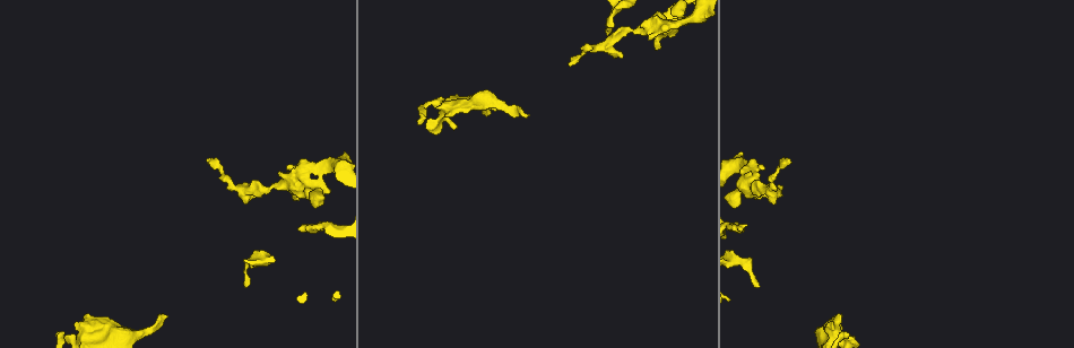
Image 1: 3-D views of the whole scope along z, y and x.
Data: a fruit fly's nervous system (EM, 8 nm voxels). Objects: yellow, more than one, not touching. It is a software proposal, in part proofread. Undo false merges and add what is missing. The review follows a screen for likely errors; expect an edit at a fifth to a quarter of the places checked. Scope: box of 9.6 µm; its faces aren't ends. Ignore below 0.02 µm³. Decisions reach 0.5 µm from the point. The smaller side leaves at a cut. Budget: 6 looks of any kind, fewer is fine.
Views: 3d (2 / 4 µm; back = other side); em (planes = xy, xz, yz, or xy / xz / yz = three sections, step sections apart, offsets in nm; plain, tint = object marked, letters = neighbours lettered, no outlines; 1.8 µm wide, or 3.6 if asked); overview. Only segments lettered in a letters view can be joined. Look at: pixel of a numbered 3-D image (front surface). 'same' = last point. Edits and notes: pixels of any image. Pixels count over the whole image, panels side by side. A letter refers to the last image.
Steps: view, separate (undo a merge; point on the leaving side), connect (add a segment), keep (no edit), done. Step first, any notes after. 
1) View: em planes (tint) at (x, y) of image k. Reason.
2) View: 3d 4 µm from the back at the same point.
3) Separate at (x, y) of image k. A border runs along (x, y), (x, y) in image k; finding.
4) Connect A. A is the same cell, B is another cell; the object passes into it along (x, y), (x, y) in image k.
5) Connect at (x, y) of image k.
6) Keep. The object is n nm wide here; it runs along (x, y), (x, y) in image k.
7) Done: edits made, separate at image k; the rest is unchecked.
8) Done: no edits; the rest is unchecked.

View: em planes (tint) at (788, 158) of image 1. An open end.

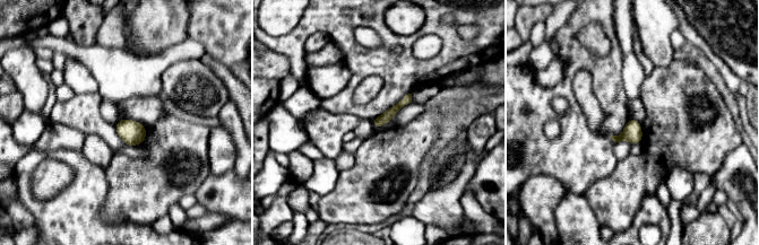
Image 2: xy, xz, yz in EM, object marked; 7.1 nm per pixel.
View: em planes (letters) at the same point.

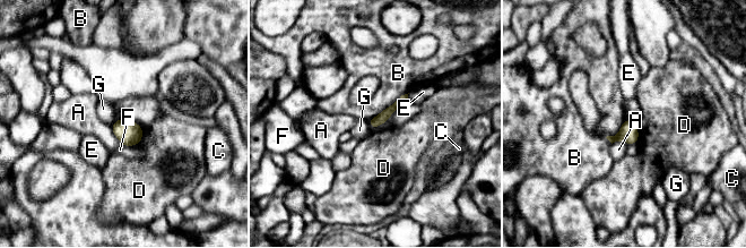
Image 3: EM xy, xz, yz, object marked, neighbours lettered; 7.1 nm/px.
Keep. A, B, C, D, E, F and G are other cells; it runs along (405, 97), (372, 125) in image 3; none of them fits.

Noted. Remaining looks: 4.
View: em 3.6 µm planes (letters) at (745, 226) of image 1. Free end.

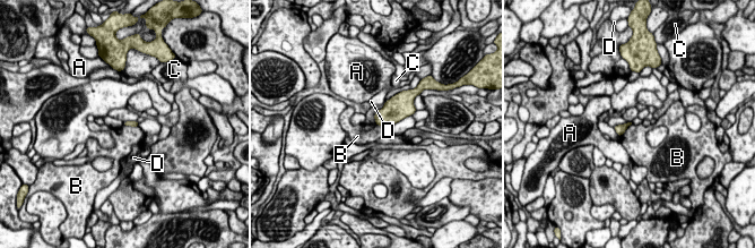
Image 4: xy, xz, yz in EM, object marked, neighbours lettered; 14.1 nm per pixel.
Keep. A, B, C and D are other cells; a border runs along (123, 125), (138, 127) in image 4; no lettered segment goes on from it.

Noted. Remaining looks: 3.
View: em planes (letters) at (247, 287) of image 1. Free end.

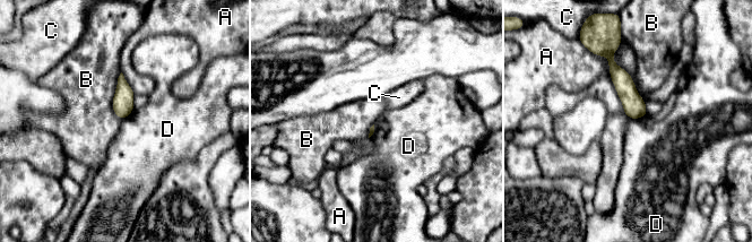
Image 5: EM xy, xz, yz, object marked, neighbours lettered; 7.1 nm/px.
Keep. A, B, C and D are other cells; it runs along (610, 57), (628, 95), (644, 112) in image 5; none of them fits.

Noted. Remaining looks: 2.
Done: no edits; the rest is unchecked.

